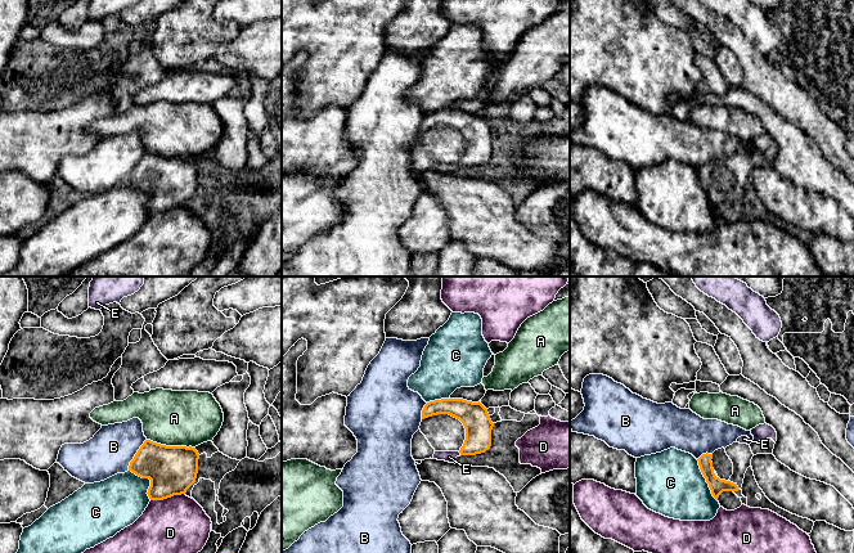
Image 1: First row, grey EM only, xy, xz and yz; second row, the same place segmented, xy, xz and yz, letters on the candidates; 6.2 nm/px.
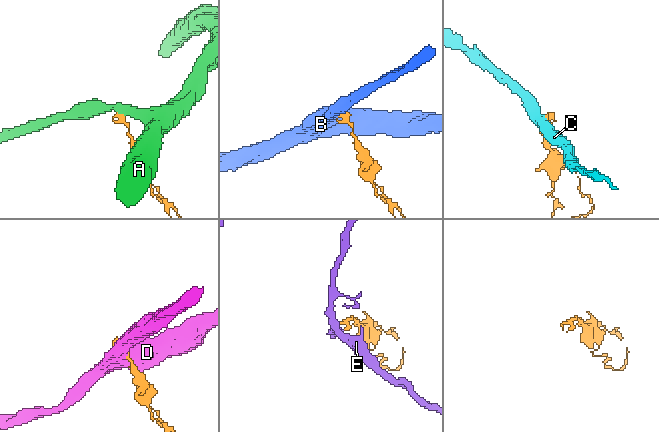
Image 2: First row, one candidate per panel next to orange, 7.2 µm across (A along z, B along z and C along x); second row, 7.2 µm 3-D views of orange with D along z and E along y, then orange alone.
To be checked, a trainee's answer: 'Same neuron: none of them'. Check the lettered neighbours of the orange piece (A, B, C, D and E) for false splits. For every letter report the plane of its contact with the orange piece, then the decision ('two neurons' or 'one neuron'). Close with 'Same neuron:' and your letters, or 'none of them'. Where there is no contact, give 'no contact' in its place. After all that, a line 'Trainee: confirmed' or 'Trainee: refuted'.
A: meets orange in xy; two neurons
B: meets orange in xy; two neurons
C: meets orange in xy; two neurons
D: meets orange in xy; two neurons
E: meets orange in xz; one neuron
Same neuron: E
Trainee: refuted

